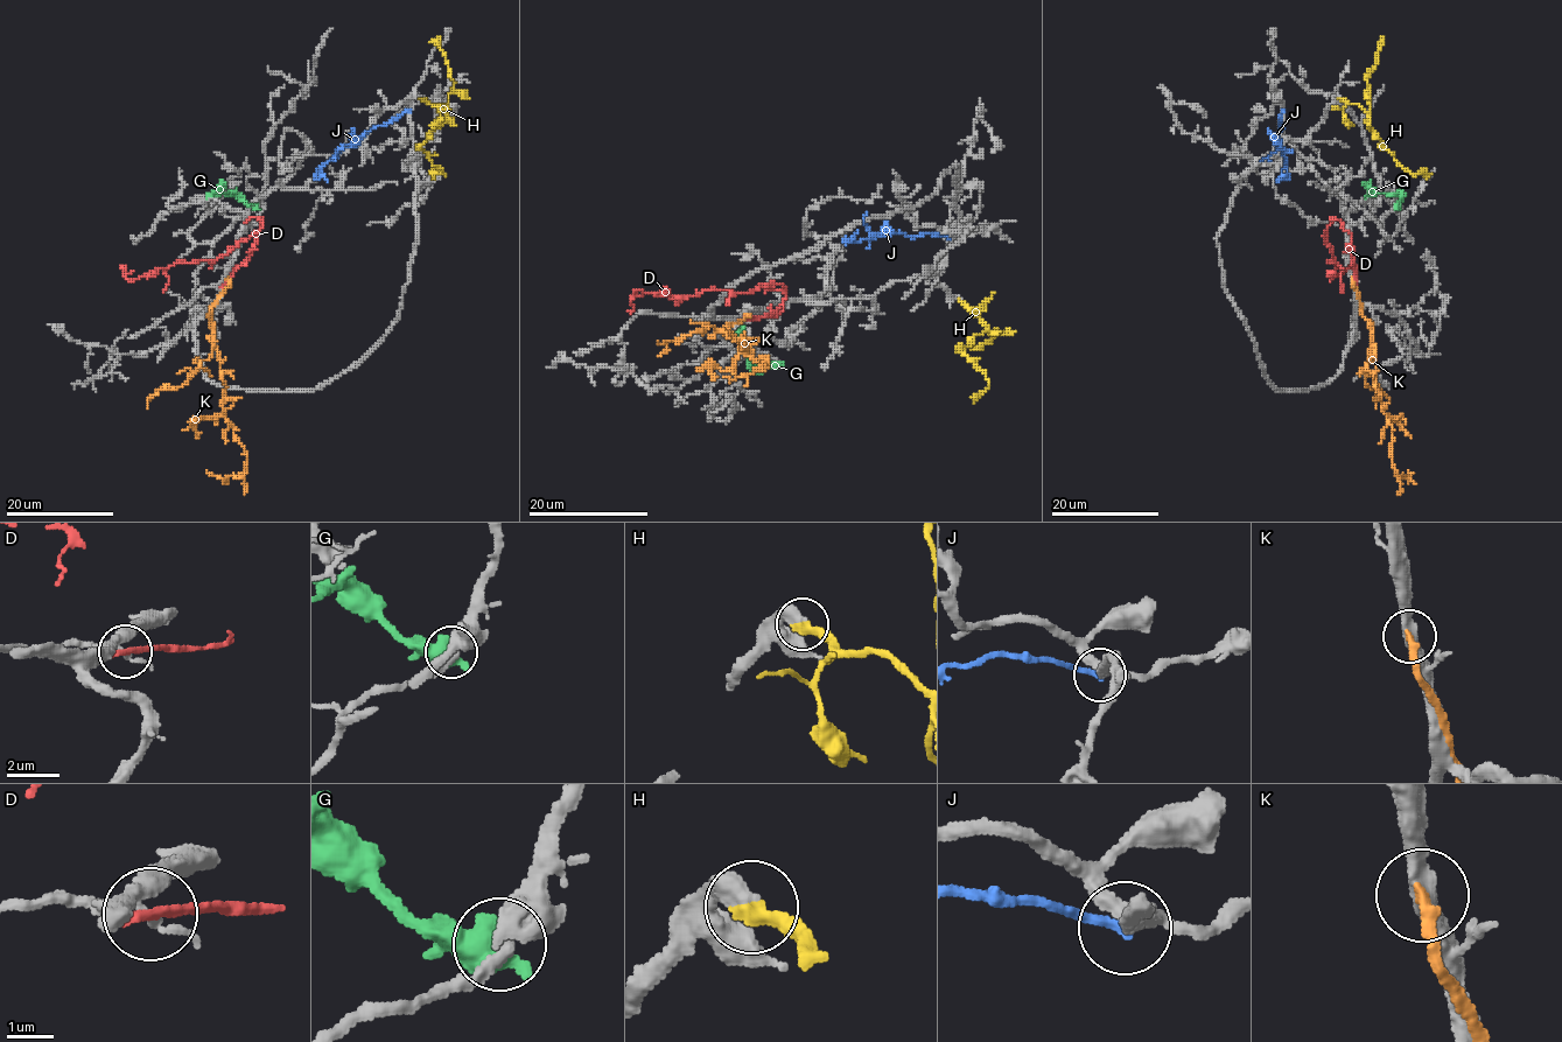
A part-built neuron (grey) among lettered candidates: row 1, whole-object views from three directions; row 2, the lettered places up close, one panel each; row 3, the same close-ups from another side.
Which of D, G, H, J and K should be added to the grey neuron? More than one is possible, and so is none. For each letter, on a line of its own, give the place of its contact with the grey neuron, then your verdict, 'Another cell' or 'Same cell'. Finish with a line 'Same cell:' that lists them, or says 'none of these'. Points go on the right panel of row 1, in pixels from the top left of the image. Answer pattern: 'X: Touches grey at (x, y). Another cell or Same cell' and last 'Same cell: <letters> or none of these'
D: Touches grey at (1356, 284). Another cell
G: Touches grey at (1395, 205). Another cell
H: Touches grey at (1340, 98). Same cell
J: Touches grey at (1283, 110). Another cell
K: Touches grey at (1351, 277). Another cell
Same cell: H

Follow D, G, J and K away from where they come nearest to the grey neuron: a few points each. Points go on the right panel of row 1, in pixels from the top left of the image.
D: (1356, 284), (1351, 235), (1335, 218), (1325, 230), (1333, 258), (1329, 260), (1336, 264), (1330, 279), (1347, 266)
G: (1396, 205), (1399, 194), (1368, 194), (1364, 198)
J: (1283, 110), (1277, 139), (1286, 160), (1286, 172), (1276, 181)
K: (1351, 277), (1371, 329), (1374, 383), (1380, 410), (1391, 428), (1393, 469), (1406, 477), (1408, 470)

